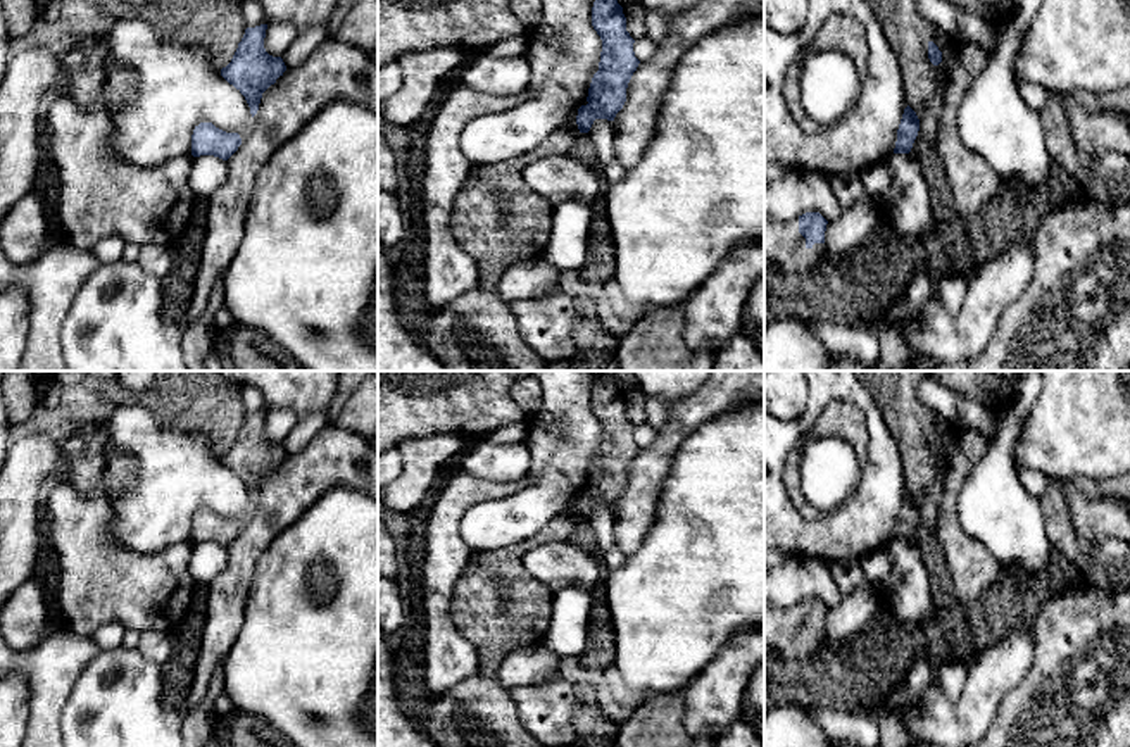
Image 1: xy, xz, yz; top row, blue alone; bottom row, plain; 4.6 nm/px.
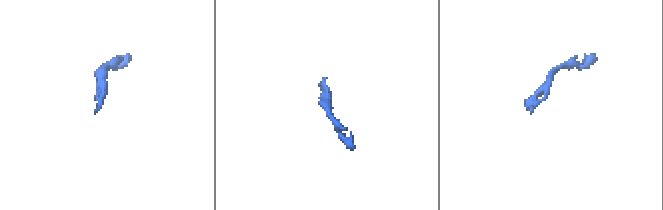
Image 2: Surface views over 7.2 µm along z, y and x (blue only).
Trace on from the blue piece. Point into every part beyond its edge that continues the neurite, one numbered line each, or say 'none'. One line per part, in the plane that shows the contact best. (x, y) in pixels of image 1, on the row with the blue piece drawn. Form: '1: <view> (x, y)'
1: yz (785, 252)

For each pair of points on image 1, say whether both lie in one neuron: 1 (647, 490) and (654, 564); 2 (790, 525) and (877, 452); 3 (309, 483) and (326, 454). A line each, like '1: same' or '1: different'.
1: different
2: same
3: same

